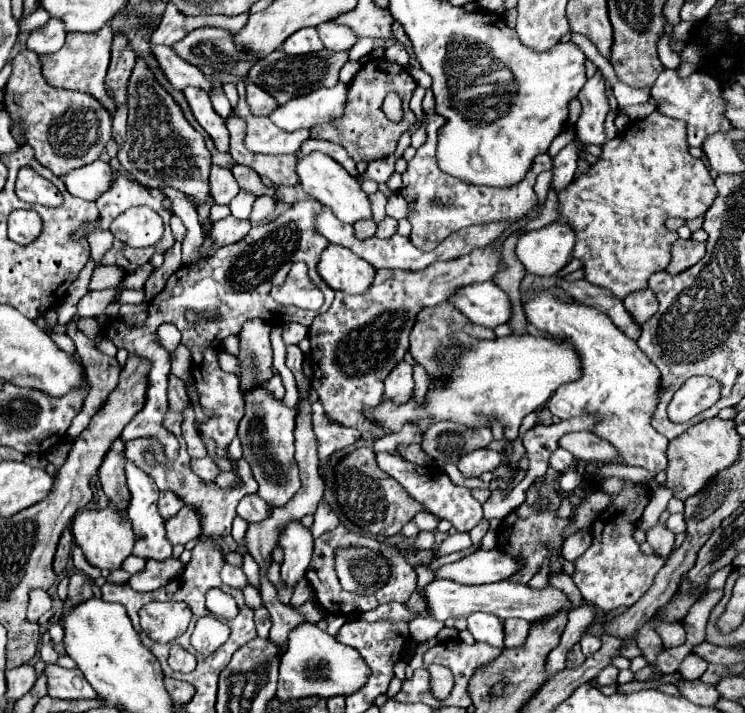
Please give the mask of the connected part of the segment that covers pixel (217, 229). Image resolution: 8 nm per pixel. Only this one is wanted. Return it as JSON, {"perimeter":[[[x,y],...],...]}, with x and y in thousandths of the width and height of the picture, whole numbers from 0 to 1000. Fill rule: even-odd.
{"perimeter":[[[305,303],[283,317],[283,334],[289,337],[289,351],[305,342],[321,339],[334,325],[334,309],[318,309],[315,303]]]}

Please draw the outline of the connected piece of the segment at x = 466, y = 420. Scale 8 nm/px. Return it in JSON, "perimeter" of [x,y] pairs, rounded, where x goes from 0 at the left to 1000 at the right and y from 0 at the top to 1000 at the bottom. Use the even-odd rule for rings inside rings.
{"perimeter":[[[616,466],[611,474],[619,477],[621,496],[597,544],[579,539],[568,569],[560,569],[557,561],[549,561],[541,569],[511,564],[503,575],[495,578],[503,583],[503,592],[511,603],[536,606],[546,592],[557,592],[573,603],[576,597],[595,589],[624,597],[646,597],[670,589],[678,595],[678,614],[689,620],[694,617],[697,597],[707,581],[729,569],[750,541],[766,533],[772,536],[783,525],[783,513],[772,488],[766,499],[758,482],[745,480],[745,474],[737,471],[686,468],[667,477],[638,477]]]}

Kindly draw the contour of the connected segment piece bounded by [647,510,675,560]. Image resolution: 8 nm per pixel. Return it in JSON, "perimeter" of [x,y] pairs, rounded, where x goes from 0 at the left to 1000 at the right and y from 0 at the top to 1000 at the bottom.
{"perimeter":[[[895,715],[890,718],[879,741],[868,746],[868,760],[871,760],[874,766],[879,766],[882,777],[885,777],[887,783],[893,783],[893,785],[895,785],[898,777],[903,774],[903,760],[906,760],[906,749],[903,749],[901,743],[895,743],[891,738],[898,724],[899,719]]]}

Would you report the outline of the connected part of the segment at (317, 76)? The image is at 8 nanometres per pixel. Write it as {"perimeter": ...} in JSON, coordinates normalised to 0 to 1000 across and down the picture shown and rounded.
{"perimeter":[[[369,70],[364,79],[356,79],[353,84],[348,84],[348,90],[337,95],[334,112],[348,123],[353,123],[358,132],[364,132],[374,146],[383,146],[385,140],[420,129],[426,123],[450,121],[455,112],[455,98],[460,95],[463,87],[466,87],[466,73],[431,70],[409,79],[388,79],[380,70]]]}

